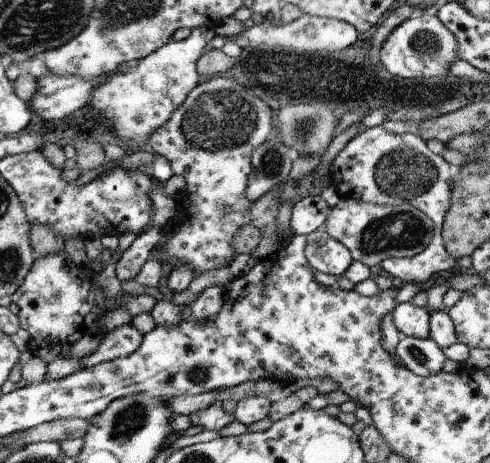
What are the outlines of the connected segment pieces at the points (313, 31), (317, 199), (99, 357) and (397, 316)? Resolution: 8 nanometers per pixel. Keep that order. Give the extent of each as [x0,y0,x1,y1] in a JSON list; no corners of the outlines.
[[224,14,360,53],[291,195,330,235],[81,322,143,369],[392,301,429,339]]

